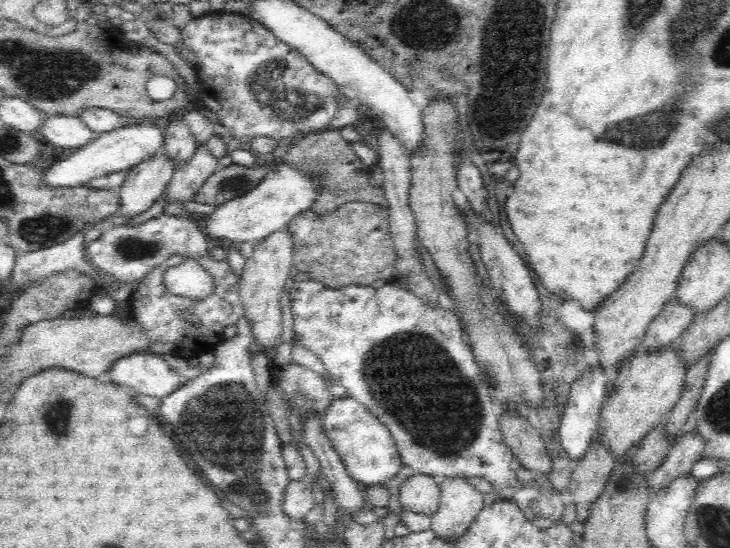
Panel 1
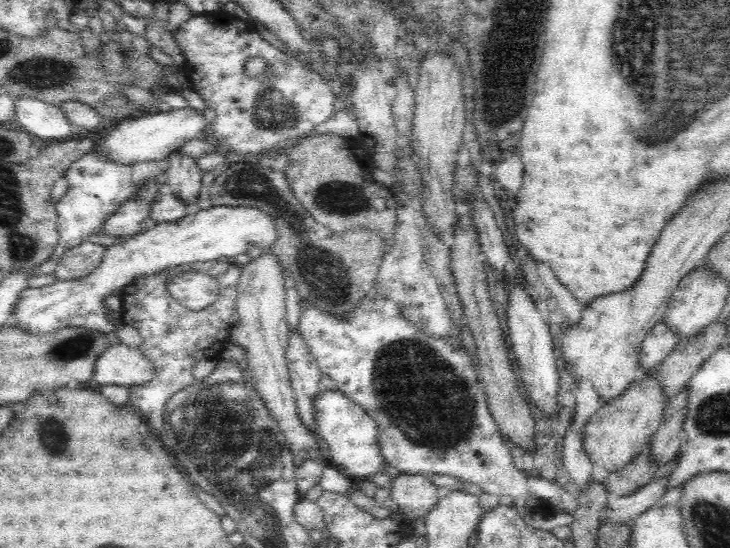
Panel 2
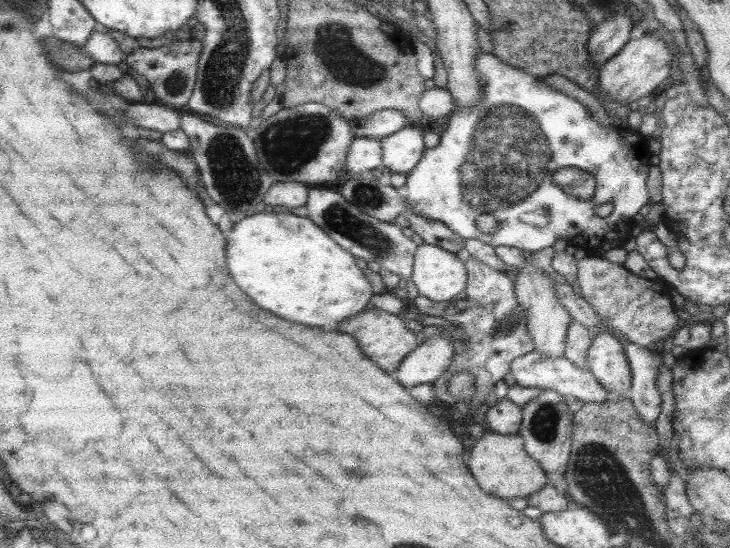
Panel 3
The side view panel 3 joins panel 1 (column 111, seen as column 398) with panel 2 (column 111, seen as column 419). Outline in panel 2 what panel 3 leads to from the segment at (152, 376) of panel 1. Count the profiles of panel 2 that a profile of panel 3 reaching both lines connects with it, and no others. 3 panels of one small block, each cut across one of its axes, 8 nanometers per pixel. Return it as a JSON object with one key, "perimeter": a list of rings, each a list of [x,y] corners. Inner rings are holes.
{"perimeter":[[[109,344],[94,361],[93,376],[99,386],[139,385],[150,380],[151,364],[137,346]]]}

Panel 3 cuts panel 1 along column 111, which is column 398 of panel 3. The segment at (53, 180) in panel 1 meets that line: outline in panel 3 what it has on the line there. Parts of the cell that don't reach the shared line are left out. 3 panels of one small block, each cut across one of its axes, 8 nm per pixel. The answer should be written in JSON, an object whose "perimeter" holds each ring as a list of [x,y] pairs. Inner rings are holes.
{"perimeter":[[[411,124],[379,139],[381,166],[389,172],[406,175],[425,150],[423,134]]]}

